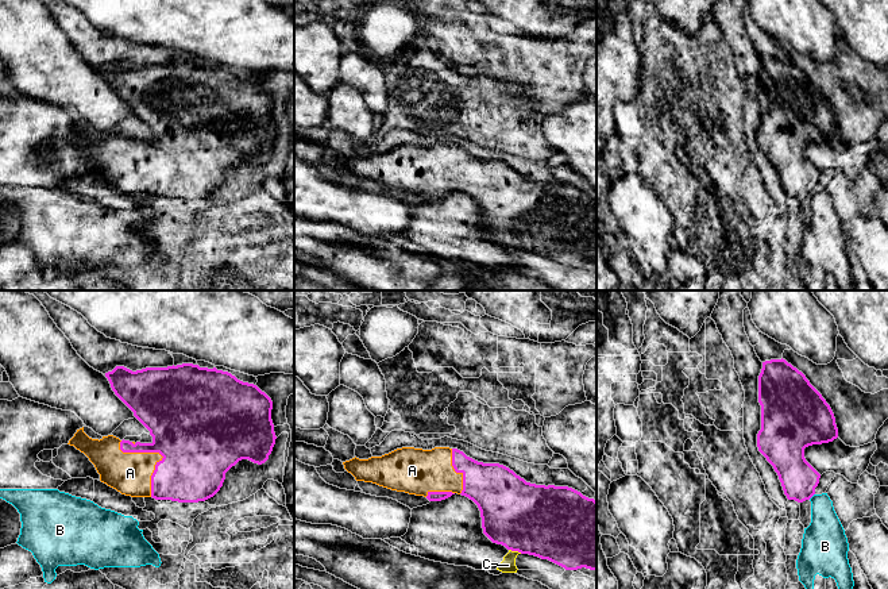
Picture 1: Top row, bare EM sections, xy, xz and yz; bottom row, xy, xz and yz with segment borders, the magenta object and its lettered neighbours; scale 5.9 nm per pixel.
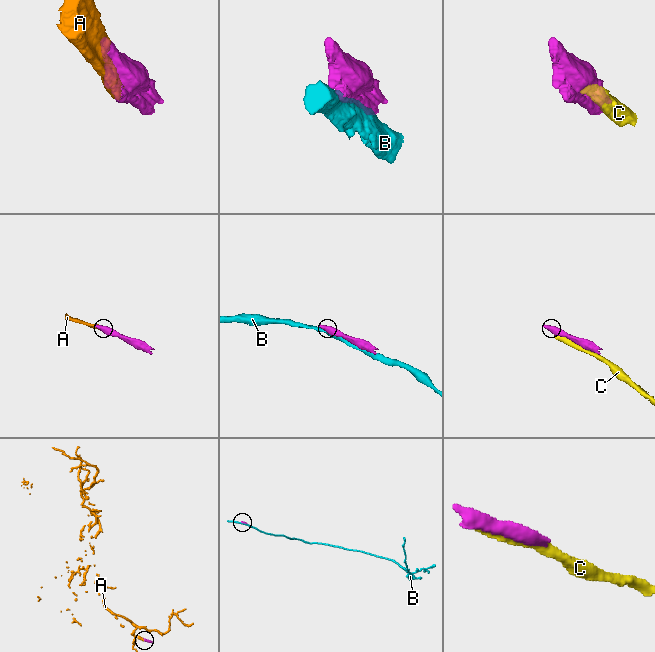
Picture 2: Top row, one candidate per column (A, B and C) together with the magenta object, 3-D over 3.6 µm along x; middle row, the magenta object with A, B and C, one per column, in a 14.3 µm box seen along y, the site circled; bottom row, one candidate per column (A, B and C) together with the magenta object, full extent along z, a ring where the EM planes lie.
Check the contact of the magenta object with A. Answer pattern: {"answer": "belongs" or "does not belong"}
{"answer": "belongs"}

